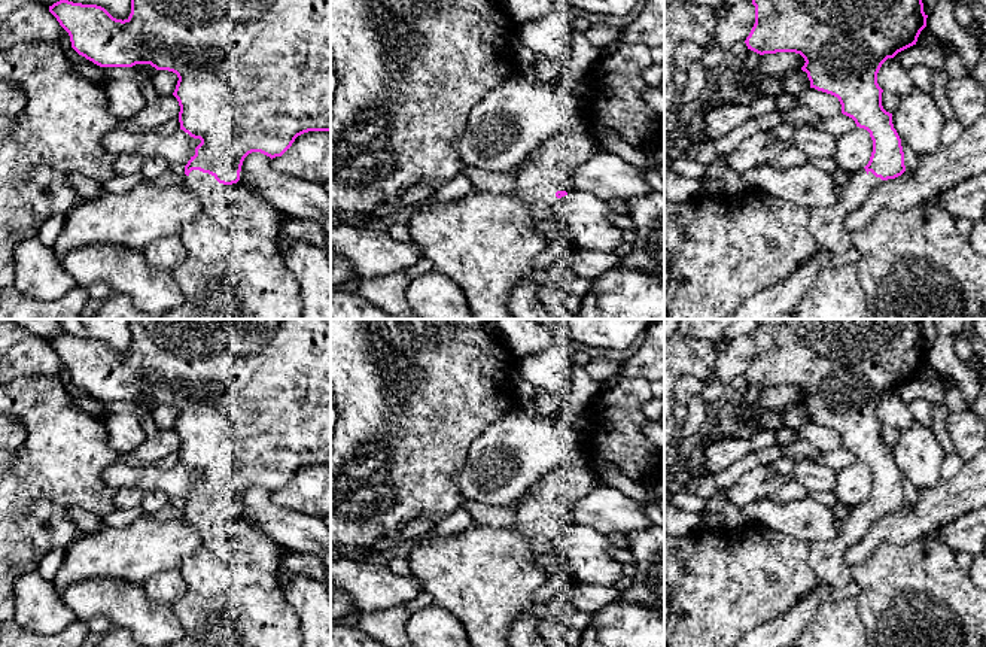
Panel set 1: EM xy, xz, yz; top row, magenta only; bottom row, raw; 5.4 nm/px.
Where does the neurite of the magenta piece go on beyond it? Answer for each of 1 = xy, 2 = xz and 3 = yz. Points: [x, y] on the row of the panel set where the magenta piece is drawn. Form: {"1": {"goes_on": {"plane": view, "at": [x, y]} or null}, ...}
{"1": {"goes_on": {"plane": "xy", "at": [233, 269]}}, "2": {"goes_on": {"plane": "xz", "at": [538, 181]}}, "3": {"goes_on": {"plane": "yz", "at": [915, 264]}}}

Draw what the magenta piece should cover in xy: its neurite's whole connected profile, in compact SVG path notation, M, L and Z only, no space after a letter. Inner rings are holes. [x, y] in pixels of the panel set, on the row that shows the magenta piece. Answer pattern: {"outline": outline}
{"outline": "M69 0L54 3L49 6L49 12L69 33L71 48L94 64L100 67L150 64L156 70L168 70L179 78L173 95L180 106L180 130L201 140L195 148L195 155L185 165L182 185L198 198L201 207L197 218L186 224L179 234L186 256L174 267L171 276L183 292L185 301L171 310L165 319L301 319L304 309L301 286L286 267L277 243L282 213L262 197L244 189L238 180L243 161L249 154L261 152L273 160L282 157L295 139L304 133L331 131L331 0L131 0L131 13L124 21L113 18L101 6Z"}

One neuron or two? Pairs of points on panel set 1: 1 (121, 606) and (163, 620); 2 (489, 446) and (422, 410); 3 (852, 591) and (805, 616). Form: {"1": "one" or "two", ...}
{"1": "one", "2": "two", "3": "one"}

